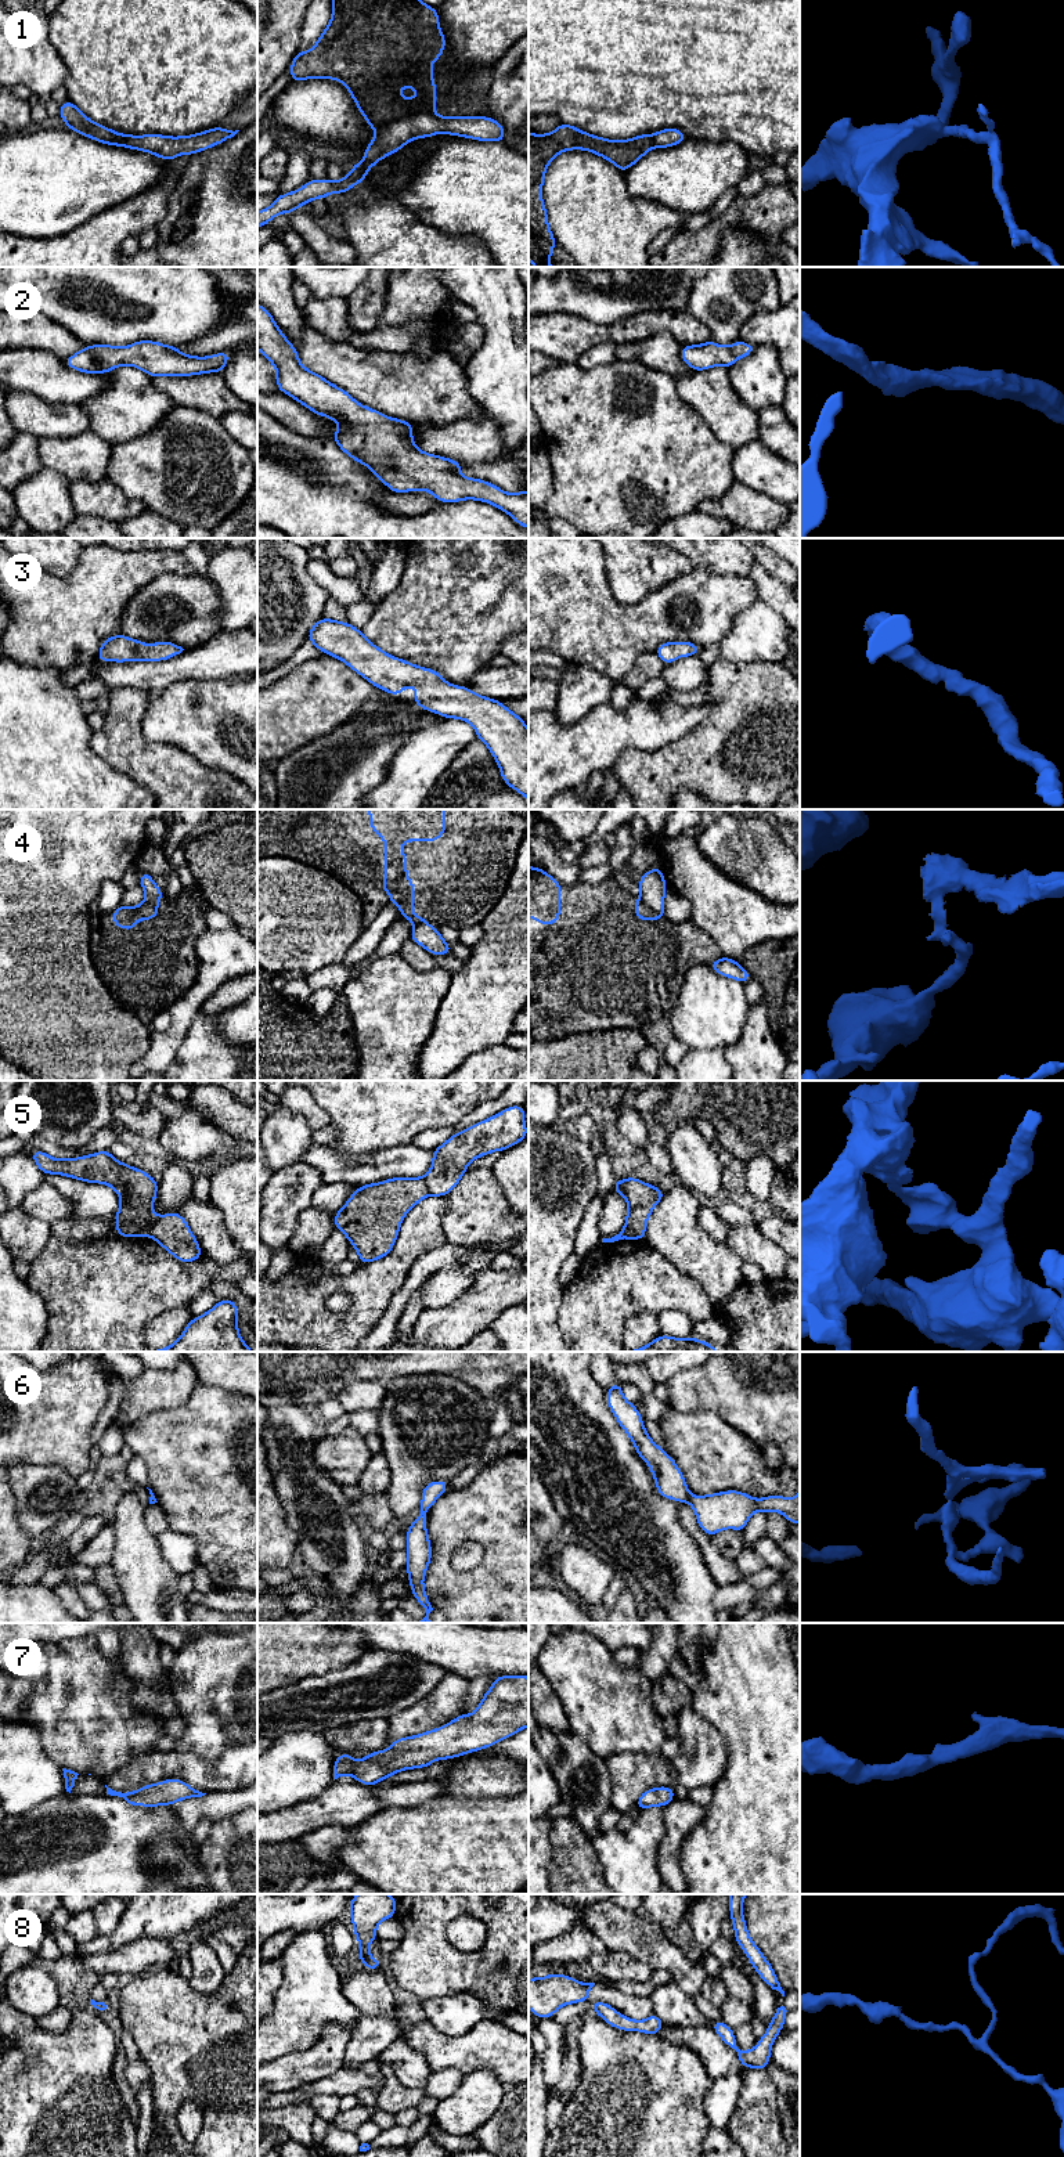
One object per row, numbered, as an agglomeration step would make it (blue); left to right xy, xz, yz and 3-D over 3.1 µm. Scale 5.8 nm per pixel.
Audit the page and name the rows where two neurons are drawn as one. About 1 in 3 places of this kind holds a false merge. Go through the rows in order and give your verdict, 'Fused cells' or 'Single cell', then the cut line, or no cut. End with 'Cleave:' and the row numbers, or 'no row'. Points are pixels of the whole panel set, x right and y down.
1: Fused cells. Split along xz (432, 112), (413, 112), (385, 123), (378, 130)
2: Single cell. No split
3: Single cell. No split
4: Fused cells. Split along yz (641, 897), (662, 915)
5: Fused cells. Split along xy (158, 1218), (148, 1234)
6: Fused cells. Split along yz (691, 1496), (686, 1501)
7: Single cell. No split
8: Fused cells. Split along xz (370, 1958), (363, 1965)
Cleave: 1, 4, 5, 6, 8

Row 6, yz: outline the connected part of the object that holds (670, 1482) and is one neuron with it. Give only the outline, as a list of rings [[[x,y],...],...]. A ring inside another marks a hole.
[[[620,1381],[613,1384],[606,1392],[606,1399],[617,1422],[632,1440],[636,1454],[650,1468],[657,1493],[668,1500],[688,1503],[690,1493],[681,1469],[671,1456],[660,1449],[648,1435],[636,1406],[623,1396]]]

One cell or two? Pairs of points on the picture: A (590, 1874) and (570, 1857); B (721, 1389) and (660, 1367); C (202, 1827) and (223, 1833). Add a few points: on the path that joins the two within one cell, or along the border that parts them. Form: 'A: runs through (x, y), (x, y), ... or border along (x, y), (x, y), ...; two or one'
A: runs through (585, 1872), (574, 1861); one
B: border along (698, 1366), (678, 1371), (666, 1382); two
C: border along (212, 1824), (208, 1836), (199, 1845); two

